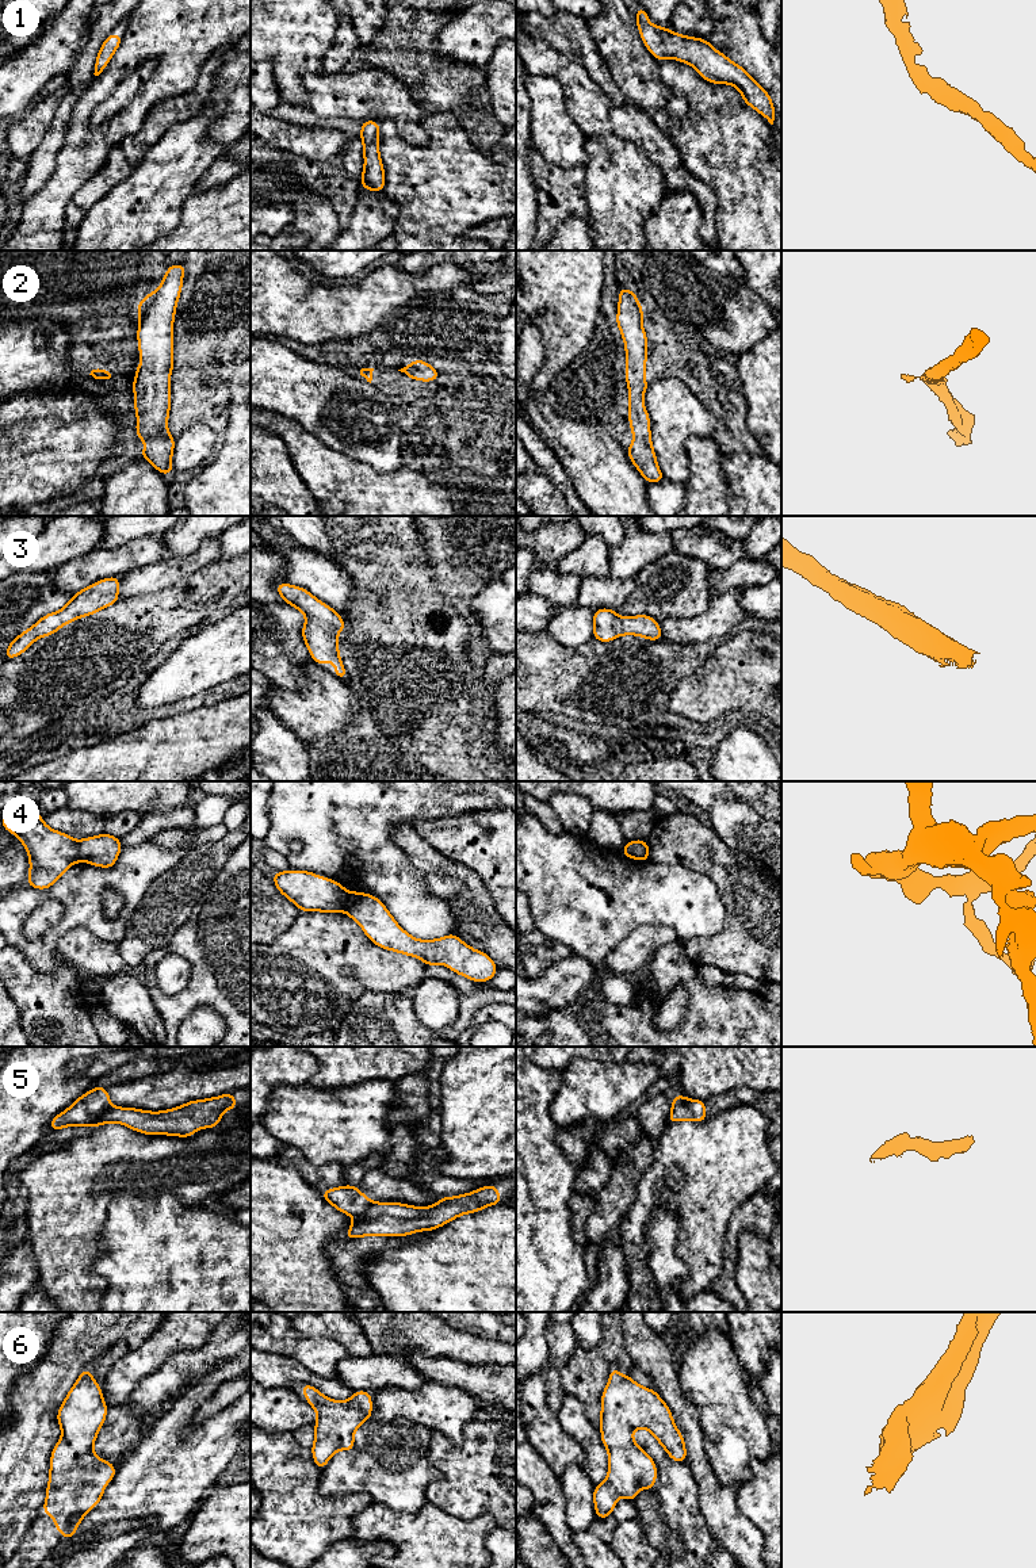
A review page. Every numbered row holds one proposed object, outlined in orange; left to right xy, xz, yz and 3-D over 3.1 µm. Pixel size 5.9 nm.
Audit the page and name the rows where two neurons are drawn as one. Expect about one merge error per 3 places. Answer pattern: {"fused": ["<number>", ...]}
{"fused": ["4", "5"]}

